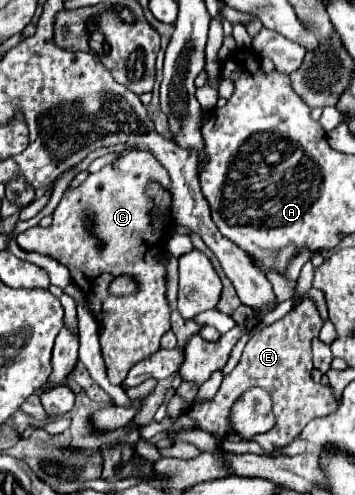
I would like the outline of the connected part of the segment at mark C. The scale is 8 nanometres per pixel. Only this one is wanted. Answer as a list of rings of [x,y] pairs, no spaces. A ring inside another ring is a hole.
[[[126,153],[116,163],[88,175],[82,185],[68,187],[52,213],[50,227],[30,227],[16,237],[24,251],[44,253],[66,265],[70,269],[72,281],[86,293],[88,305],[100,325],[102,357],[106,361],[108,379],[112,385],[122,385],[130,367],[154,355],[160,349],[160,337],[170,331],[170,307],[166,305],[166,269],[158,261],[158,255],[166,249],[164,245],[168,231],[154,231],[150,225],[152,203],[144,193],[148,181],[158,181],[168,189],[170,177],[150,153]],[[82,211],[94,215],[94,219],[98,219],[98,227],[102,227],[102,239],[106,239],[102,255],[98,255],[94,239],[86,235],[86,219],[82,219]],[[118,275],[136,277],[140,283],[138,295],[108,295],[108,285]]]

